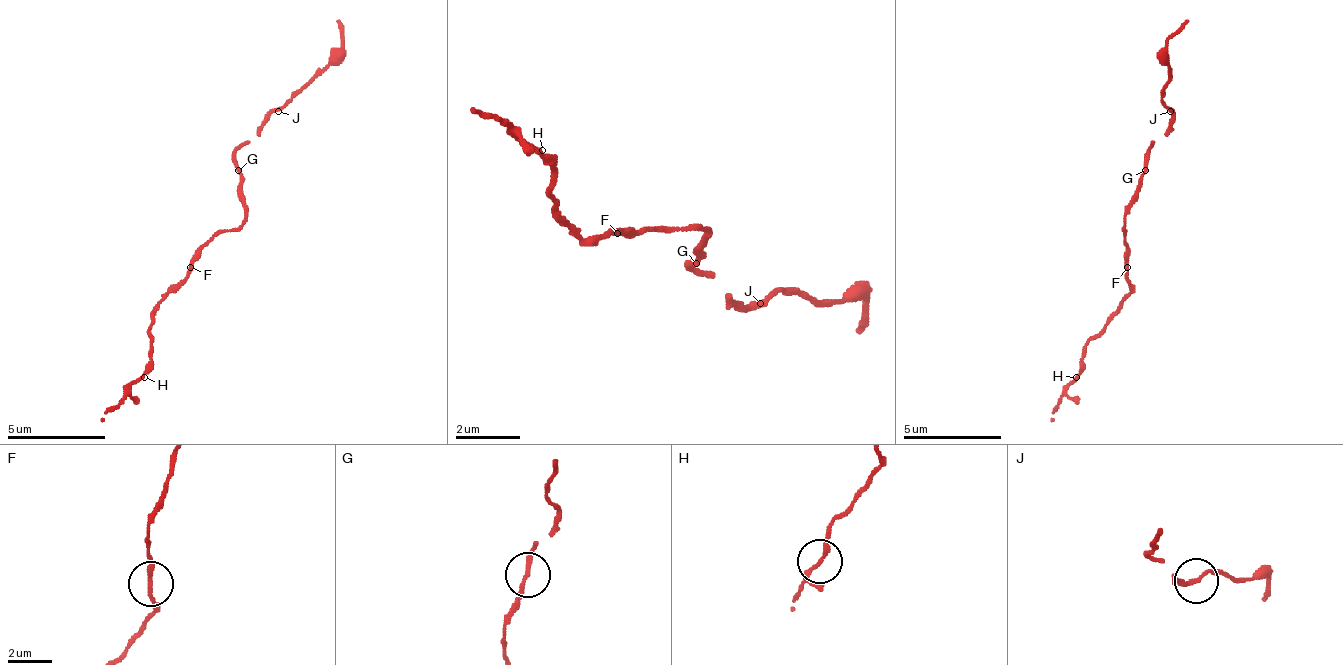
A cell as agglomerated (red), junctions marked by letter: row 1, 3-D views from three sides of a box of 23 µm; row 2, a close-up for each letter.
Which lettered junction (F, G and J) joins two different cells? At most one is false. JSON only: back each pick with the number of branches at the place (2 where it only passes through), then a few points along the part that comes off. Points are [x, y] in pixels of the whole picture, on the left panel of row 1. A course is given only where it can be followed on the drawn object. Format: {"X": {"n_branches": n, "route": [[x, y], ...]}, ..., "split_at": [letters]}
{"split_at": []}

